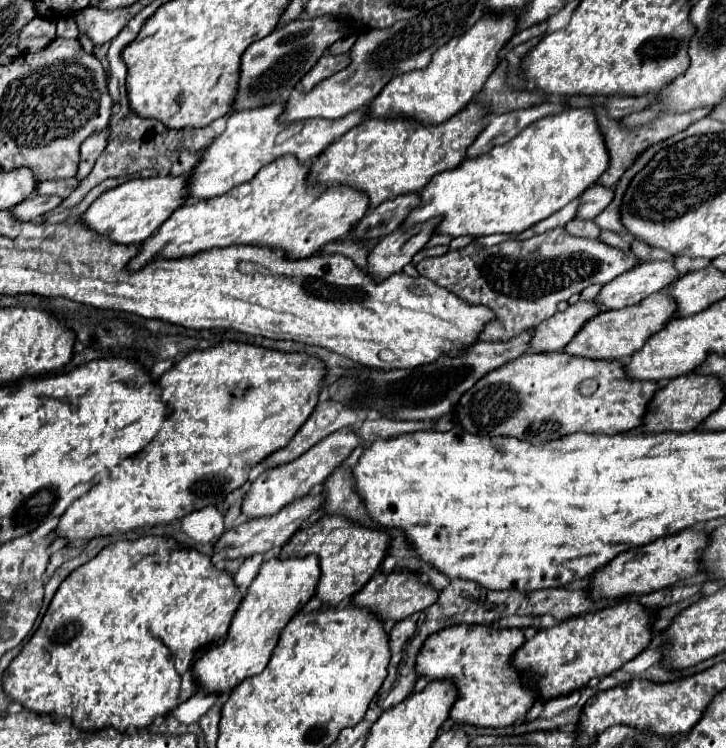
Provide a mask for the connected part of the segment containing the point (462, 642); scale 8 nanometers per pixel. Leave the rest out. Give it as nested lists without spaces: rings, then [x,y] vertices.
[[[452,625],[434,635],[430,635],[418,655],[416,671],[418,675],[430,675],[430,679],[454,679],[458,687],[458,701],[454,703],[450,717],[456,723],[472,723],[478,727],[508,727],[518,719],[524,719],[532,705],[538,701],[538,695],[522,685],[518,669],[512,667],[514,653],[524,645],[522,629],[500,629],[492,625]]]

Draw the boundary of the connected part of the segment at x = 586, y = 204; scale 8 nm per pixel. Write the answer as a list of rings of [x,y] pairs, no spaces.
[[[602,185],[590,187],[580,197],[578,219],[594,219],[596,215],[600,215],[610,205],[612,199],[614,199],[614,189],[602,187]]]

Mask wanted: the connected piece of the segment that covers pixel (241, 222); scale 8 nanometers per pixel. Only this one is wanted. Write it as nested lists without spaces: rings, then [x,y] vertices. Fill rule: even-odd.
[[[284,155],[266,165],[250,183],[234,187],[234,191],[228,191],[226,195],[186,203],[162,223],[156,235],[142,243],[140,255],[136,255],[128,267],[140,269],[152,261],[154,255],[176,259],[200,253],[202,249],[226,245],[264,245],[270,249],[284,249],[290,259],[314,255],[328,241],[350,233],[368,213],[370,199],[356,187],[308,185],[308,175],[310,165],[300,163],[294,155]]]

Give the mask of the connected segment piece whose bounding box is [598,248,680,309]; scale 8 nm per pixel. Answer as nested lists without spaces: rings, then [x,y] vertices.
[[[653,248],[652,252],[658,252],[658,255],[651,261],[640,263],[632,271],[604,285],[598,293],[598,301],[608,309],[622,309],[670,287],[680,277],[674,266],[674,257],[658,248]]]

